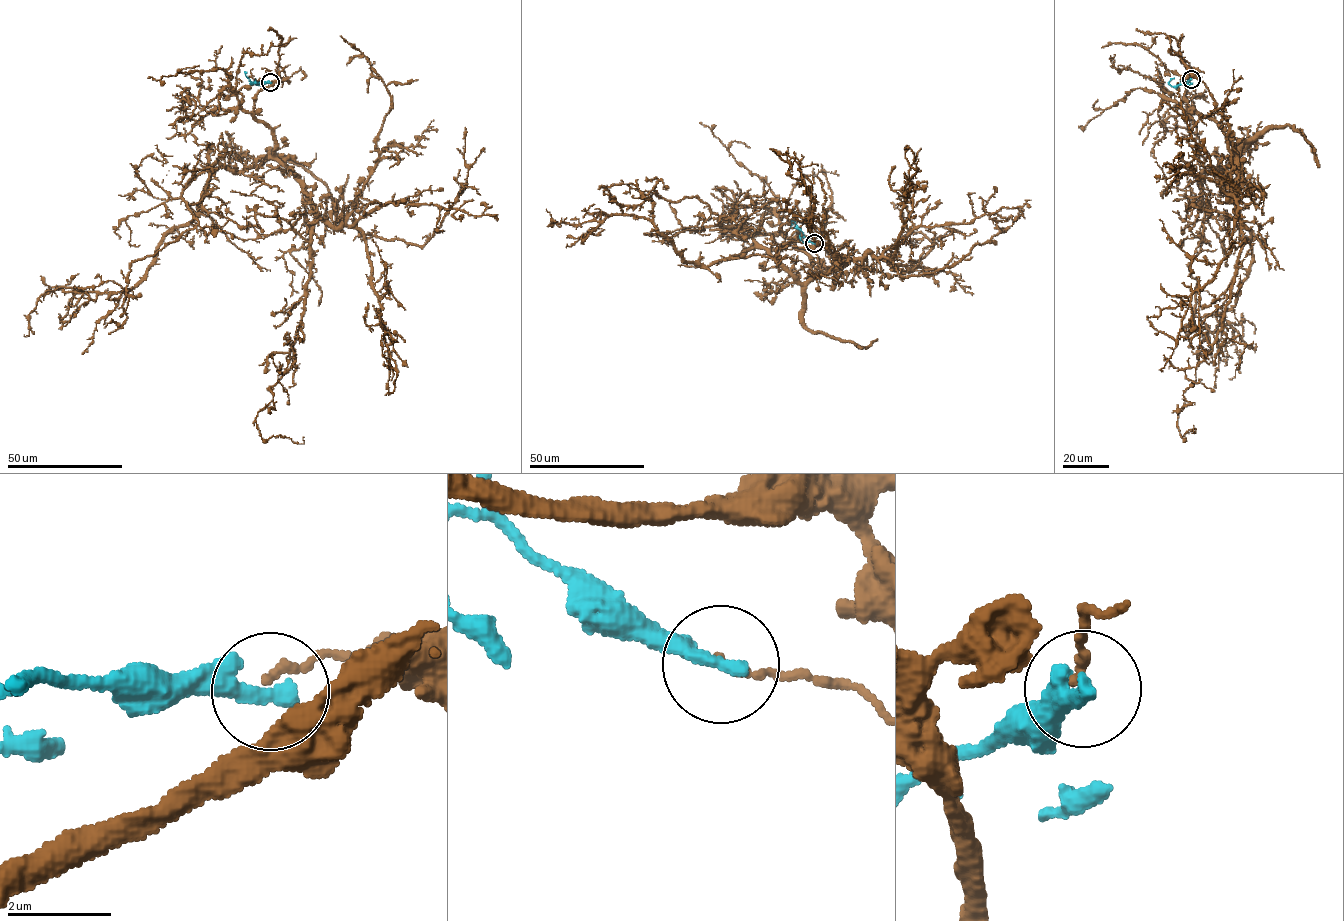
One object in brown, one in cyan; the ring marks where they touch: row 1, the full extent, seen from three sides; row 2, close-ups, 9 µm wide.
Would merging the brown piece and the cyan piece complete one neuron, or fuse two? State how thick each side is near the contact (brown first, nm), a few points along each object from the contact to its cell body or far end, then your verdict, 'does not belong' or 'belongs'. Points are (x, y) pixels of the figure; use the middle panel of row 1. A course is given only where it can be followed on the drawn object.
calibres 160 and 340 nm; course brown (814, 243), (827, 247), (798, 232), (810, 278), (843, 264), (772, 149), (818, 165); course cyan (814, 243), (791, 220), (790, 227); does not belong

